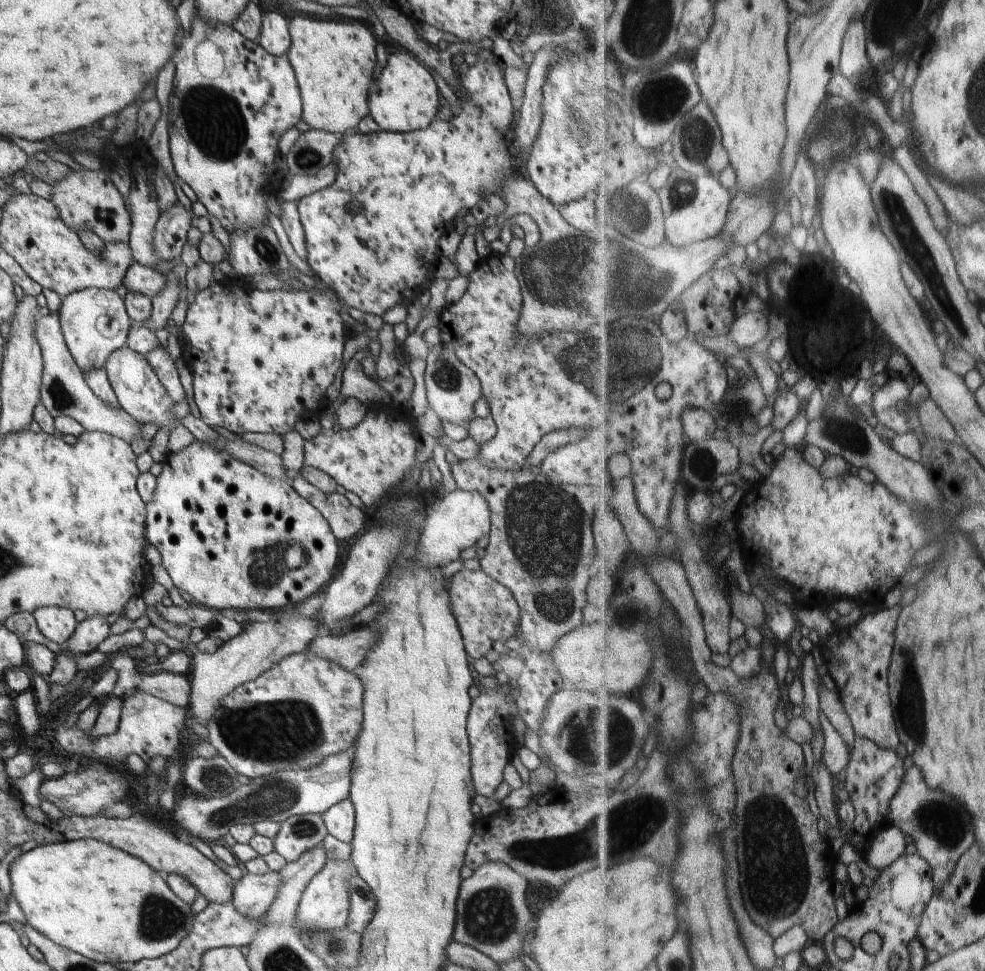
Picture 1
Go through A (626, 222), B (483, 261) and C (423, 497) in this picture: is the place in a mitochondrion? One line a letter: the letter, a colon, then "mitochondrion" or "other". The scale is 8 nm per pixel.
A: mitochondrion
B: other
C: other

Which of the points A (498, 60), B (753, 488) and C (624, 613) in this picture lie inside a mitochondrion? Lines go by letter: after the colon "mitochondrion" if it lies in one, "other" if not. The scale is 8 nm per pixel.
A: other
B: other
C: mitochondrion

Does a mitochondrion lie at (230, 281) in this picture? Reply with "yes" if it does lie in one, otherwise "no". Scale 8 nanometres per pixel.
no

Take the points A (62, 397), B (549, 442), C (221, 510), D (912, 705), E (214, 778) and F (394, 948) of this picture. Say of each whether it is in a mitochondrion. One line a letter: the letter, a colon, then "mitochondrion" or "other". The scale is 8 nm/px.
A: mitochondrion
B: other
C: other
D: mitochondrion
E: mitochondrion
F: other

